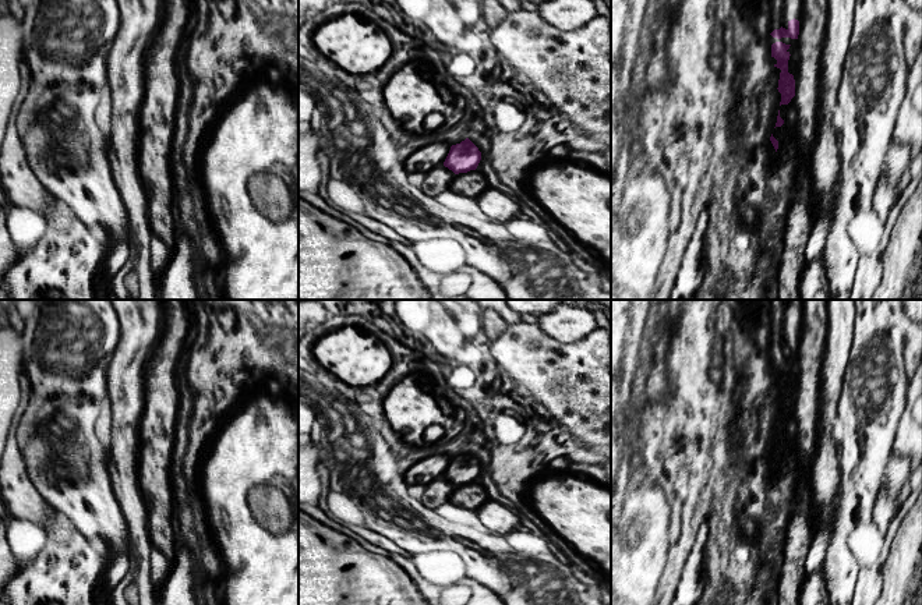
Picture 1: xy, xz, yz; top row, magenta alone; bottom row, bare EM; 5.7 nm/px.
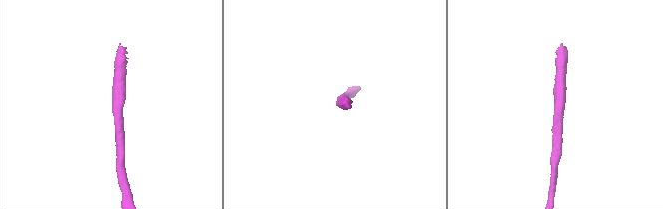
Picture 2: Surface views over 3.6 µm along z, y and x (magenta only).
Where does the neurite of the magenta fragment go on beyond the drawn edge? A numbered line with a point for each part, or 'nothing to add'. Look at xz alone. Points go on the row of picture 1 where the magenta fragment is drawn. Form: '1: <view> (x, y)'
nothing to add

